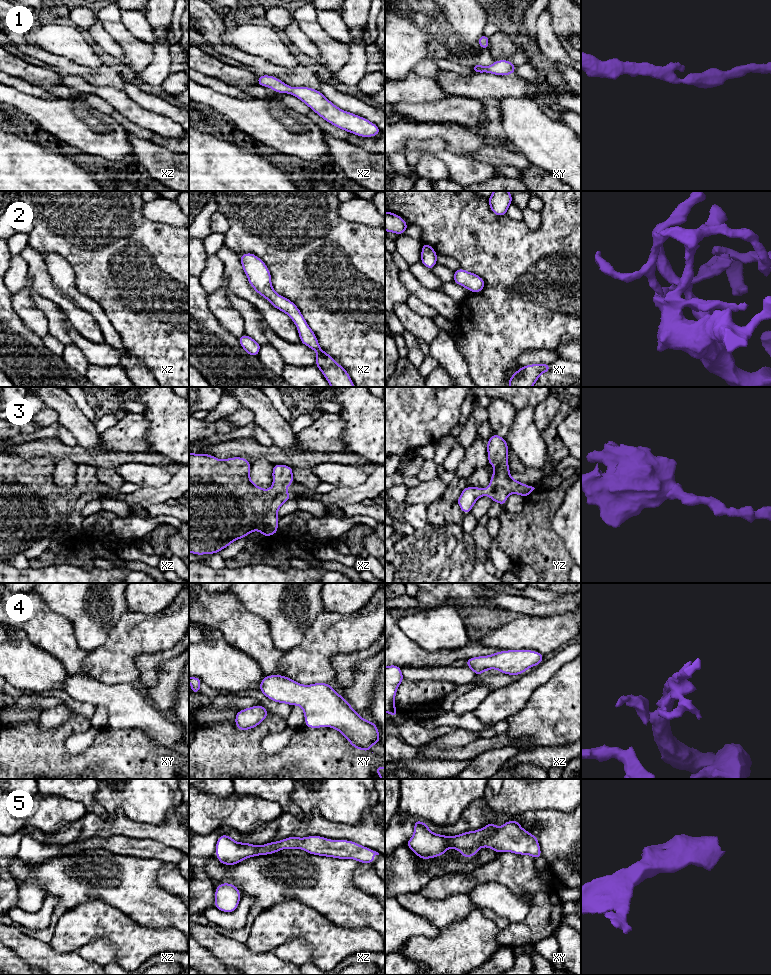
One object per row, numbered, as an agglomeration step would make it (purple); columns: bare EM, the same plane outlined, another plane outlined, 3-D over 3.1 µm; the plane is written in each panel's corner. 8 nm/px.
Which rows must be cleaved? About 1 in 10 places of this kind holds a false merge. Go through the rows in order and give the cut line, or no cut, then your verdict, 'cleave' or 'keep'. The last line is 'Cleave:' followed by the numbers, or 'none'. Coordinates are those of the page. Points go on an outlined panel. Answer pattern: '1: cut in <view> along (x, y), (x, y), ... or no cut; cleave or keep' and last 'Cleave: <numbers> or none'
1: no cut; keep
2: no cut; keep
3: no cut; keep
4: no cut; keep
5: no cut; keep
Cleave: none

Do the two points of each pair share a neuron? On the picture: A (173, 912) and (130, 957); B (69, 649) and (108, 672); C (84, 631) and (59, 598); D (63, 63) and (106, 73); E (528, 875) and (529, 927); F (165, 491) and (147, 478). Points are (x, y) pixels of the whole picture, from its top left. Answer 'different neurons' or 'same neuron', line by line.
A: different neurons
B: different neurons
C: same neuron
D: same neuron
E: same neuron
F: different neurons

